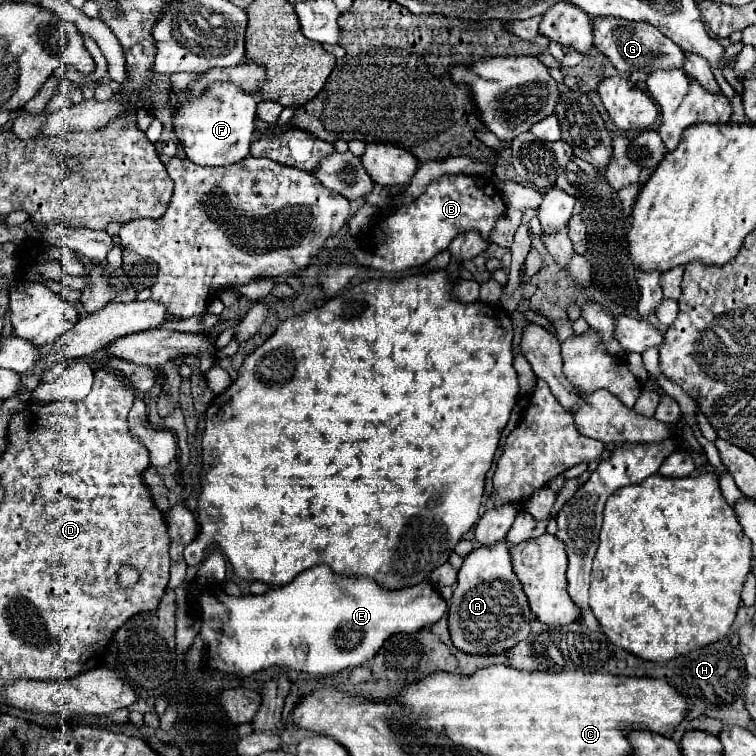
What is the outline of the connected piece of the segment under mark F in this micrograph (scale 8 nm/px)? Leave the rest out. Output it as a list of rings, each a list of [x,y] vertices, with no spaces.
[[[229,82],[213,84],[201,98],[187,100],[179,112],[173,114],[175,132],[187,158],[201,166],[227,166],[247,158],[255,130],[255,106],[257,102],[251,94]]]

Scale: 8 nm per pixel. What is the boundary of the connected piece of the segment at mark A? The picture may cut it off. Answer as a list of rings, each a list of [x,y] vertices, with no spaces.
[[[499,542],[491,548],[475,548],[465,556],[447,616],[453,646],[467,654],[499,654],[529,636],[531,610],[523,588],[513,574],[507,542]]]

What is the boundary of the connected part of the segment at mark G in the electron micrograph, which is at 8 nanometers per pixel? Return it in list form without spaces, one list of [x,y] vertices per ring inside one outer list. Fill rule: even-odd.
[[[597,16],[593,18],[593,34],[595,34],[595,48],[603,52],[619,72],[655,72],[655,70],[683,70],[683,50],[675,46],[665,34],[655,30],[655,26],[647,22],[631,22],[613,16]]]

